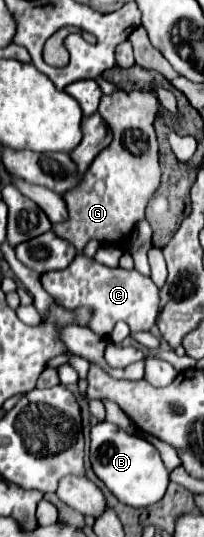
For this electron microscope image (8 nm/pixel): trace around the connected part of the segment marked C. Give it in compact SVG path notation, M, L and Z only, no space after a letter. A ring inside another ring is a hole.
M85 255L75 257L75 261L61 269L41 275L43 289L57 299L65 309L75 307L91 307L95 311L91 331L107 337L117 321L125 321L131 331L149 331L155 325L155 319L159 315L159 287L141 273L127 271L127 269L109 269L97 263L95 259L89 259Z

